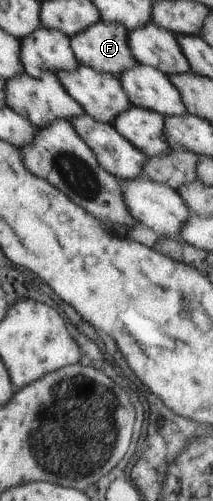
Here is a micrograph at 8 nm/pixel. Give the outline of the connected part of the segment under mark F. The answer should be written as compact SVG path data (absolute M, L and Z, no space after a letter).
M103 20L71 40L79 62L98 69L98 72L121 76L140 64L130 46L130 32L124 24L108 24Z

